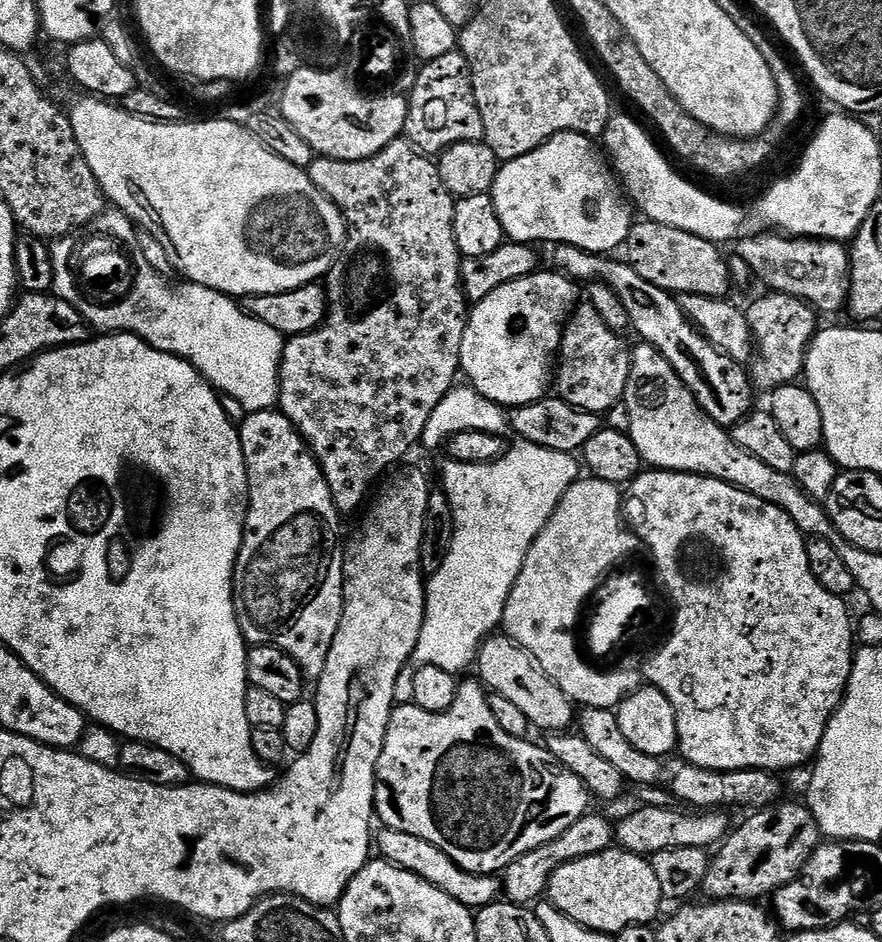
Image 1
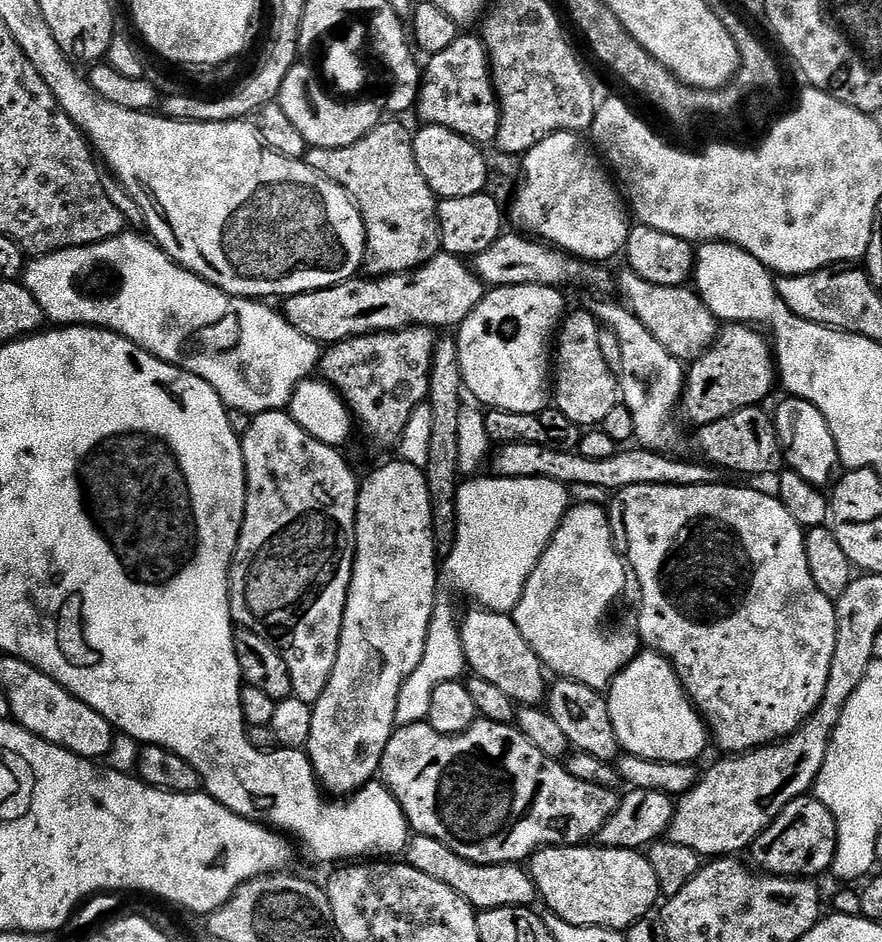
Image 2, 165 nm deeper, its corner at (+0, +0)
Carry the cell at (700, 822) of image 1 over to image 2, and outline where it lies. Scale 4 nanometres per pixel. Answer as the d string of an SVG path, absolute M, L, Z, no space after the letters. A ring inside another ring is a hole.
M821 702L815 714L791 736L763 748L720 758L724 760L718 761L705 776L703 773L696 785L675 801L667 843L686 846L686 850L694 850L702 858L732 858L743 848L751 849L762 830L782 814L791 800L813 791L843 709L832 702Z

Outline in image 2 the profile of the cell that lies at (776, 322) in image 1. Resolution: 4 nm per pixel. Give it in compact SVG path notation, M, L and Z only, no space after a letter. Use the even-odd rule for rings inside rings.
M733 323L724 329L719 333L719 342L713 344L702 359L691 361L686 372L682 416L684 412L685 418L695 426L721 420L743 408L763 405L763 400L772 392L772 383L775 385L778 380L769 341L764 341L759 331L743 323Z

